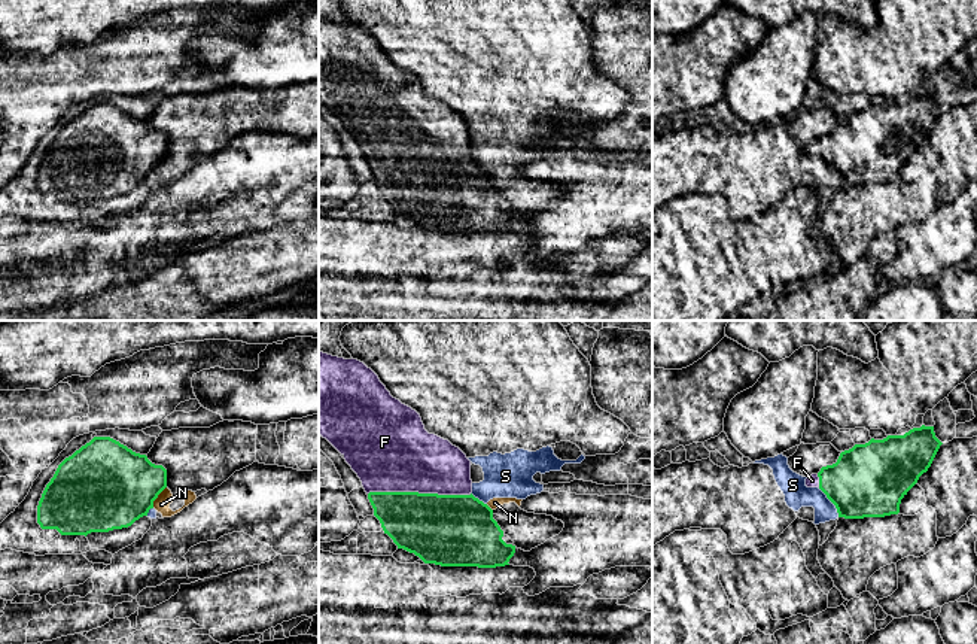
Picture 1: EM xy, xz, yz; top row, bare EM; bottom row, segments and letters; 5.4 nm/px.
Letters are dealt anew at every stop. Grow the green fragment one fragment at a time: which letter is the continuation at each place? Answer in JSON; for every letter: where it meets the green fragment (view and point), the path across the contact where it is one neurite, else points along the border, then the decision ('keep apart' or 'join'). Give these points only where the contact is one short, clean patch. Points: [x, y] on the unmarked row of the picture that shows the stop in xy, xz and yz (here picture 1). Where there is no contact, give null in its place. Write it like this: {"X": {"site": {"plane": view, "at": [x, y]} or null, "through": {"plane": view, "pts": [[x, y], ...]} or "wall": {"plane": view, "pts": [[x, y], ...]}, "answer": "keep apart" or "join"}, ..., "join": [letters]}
{"F": {"site": {"plane": "xz", "at": [420, 160]}, "answer": "join"}, "N": {"site": {"plane": "xy", "at": [157, 163]}, "wall": {"plane": "xy", "pts": [[166, 152], [152, 173]]}, "answer": "keep apart"}, "S": {"site": {"plane": "yz", "at": [831, 167]}, "wall": {"plane": "yz", "pts": [[818, 154], [834, 172], [839, 182]]}, "answer": "keep apart"}, "join": ["F"]}

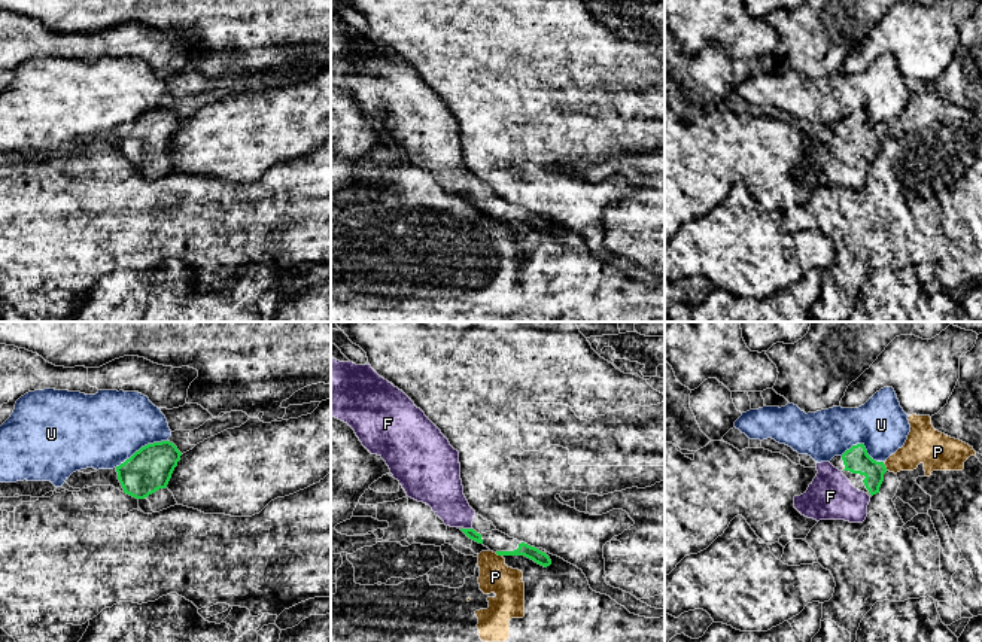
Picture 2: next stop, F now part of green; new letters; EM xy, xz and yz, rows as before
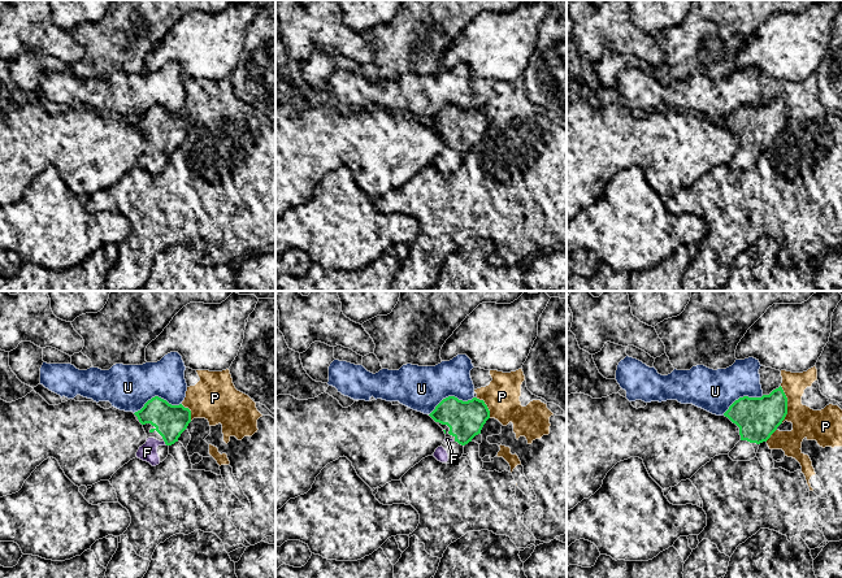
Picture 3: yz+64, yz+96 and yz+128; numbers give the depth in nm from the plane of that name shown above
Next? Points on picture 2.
{"F": {"site": {"plane": "xz", "at": [468, 195]}, "through": {"plane": "xz", "pts": [[471, 200], [468, 195], [443, 157]]}, "answer": "join"}, "P": {"site": {"plane": "xz", "at": [498, 221]}, "answer": "keep apart"}, "U": {"site": {"plane": "xy", "at": [142, 113]}, "wall": {"plane": "xy", "pts": [[167, 106], [142, 112], [115, 133]]}, "answer": "keep apart"}, "join": ["F"]}

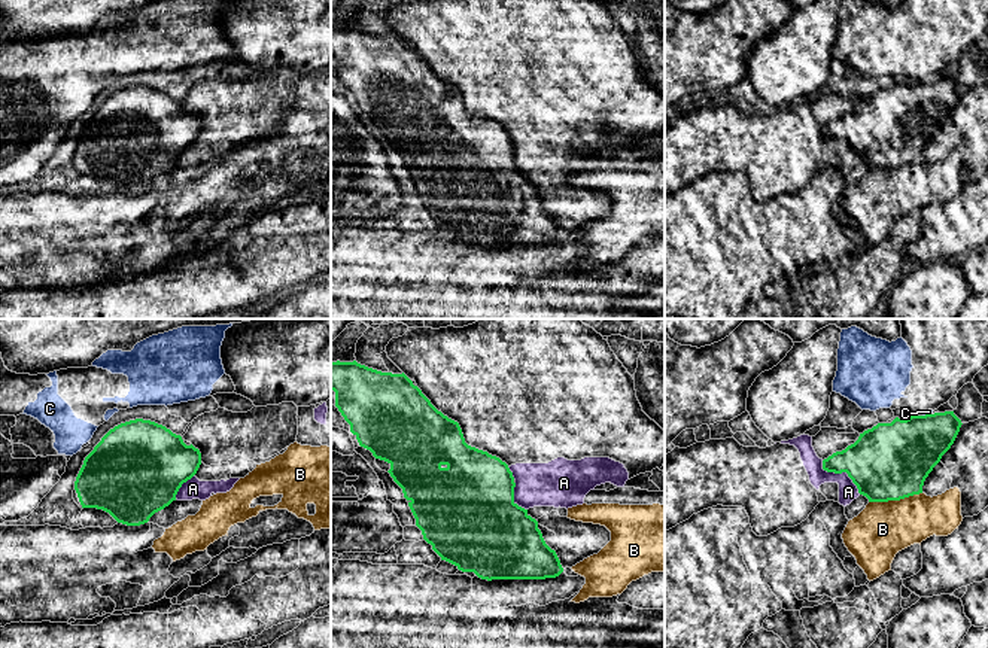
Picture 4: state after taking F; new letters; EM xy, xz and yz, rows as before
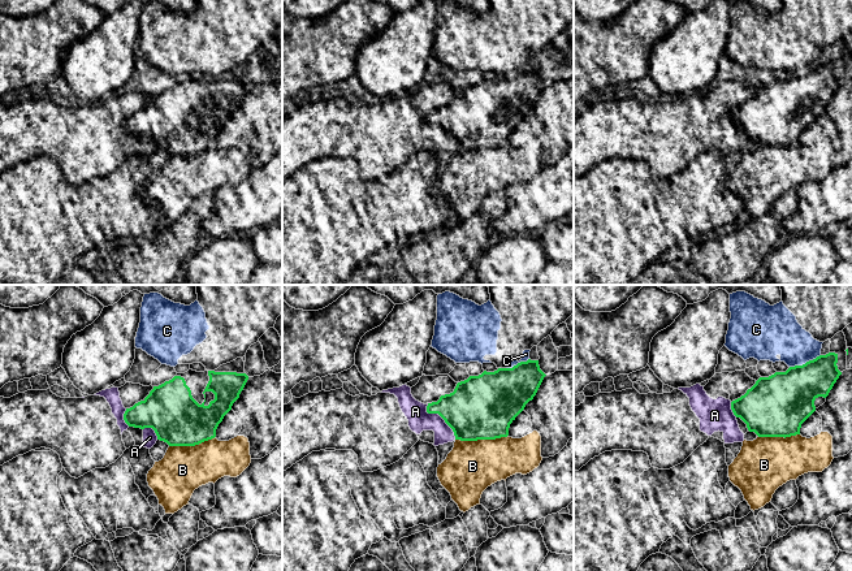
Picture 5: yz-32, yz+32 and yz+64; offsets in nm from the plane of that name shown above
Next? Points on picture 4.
{"A": {"site": {"plane": "yz", "at": [841, 139]}, "wall": {"plane": "yz", "pts": [[821, 127], [824, 136], [845, 139], [860, 160]]}, "answer": "keep apart"}, "B": {"site": {"plane": "yz", "at": [894, 166]}, "wall": {"plane": "yz", "pts": [[921, 158], [899, 166], [869, 169]]}, "answer": "keep apart"}, "C": {"site": {"plane": "yz", "at": [926, 81]}, "answer": "keep apart"}, "join": []}

